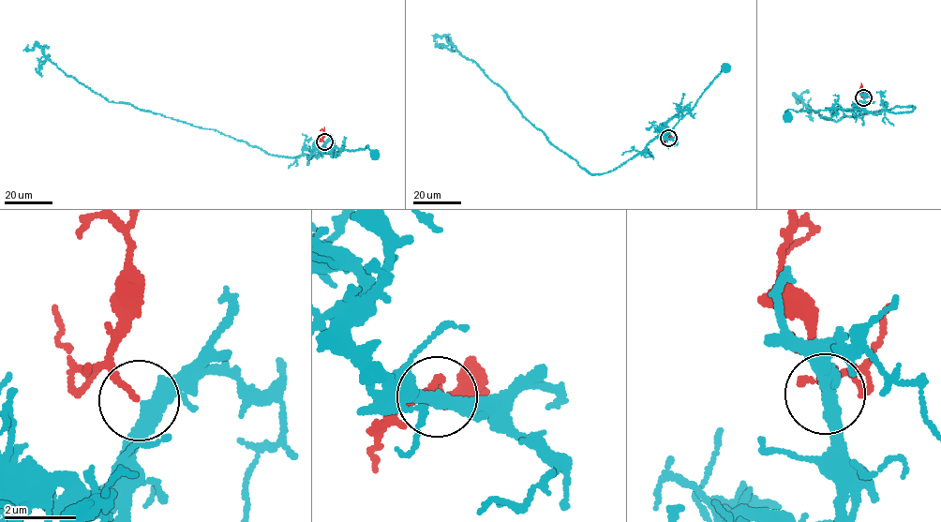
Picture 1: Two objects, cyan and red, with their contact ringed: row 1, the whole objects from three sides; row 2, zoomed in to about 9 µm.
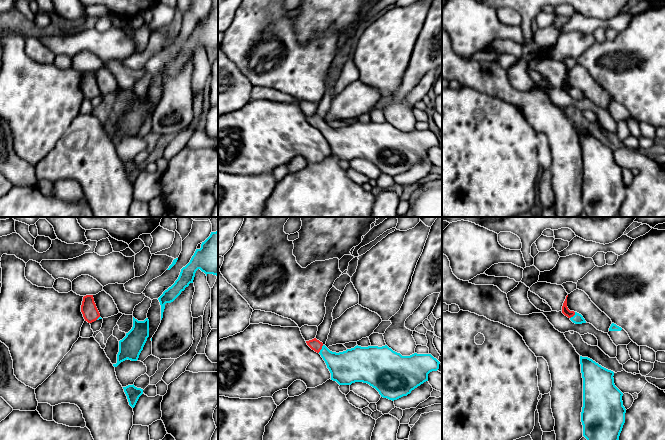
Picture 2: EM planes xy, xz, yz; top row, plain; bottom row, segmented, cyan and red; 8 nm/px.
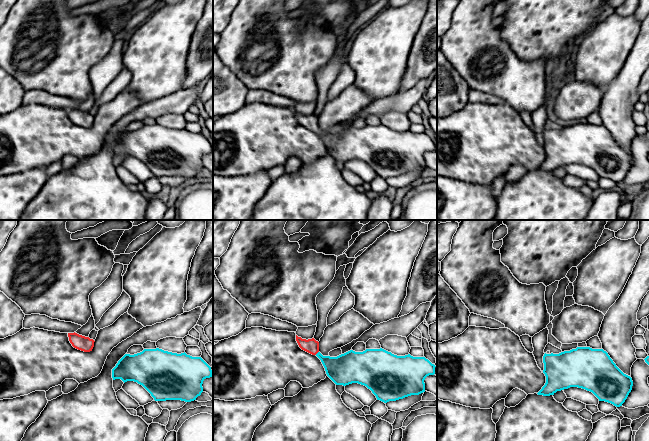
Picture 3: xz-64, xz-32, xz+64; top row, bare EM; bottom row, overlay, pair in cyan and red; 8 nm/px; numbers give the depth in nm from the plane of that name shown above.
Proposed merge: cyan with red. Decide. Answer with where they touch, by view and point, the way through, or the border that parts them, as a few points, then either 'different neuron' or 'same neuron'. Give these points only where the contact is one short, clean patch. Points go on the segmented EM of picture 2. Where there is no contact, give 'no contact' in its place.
xz (321, 349) | across xz (346, 367), (335, 362), (321, 349), (314, 344) | same neuron

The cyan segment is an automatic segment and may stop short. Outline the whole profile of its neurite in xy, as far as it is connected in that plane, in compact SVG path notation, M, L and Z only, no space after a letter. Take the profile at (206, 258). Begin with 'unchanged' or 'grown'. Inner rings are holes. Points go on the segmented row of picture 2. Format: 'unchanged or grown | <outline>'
unchanged | M218 231L210 236L196 249L190 262L181 269L175 283L158 298L161 305L161 320L166 303L173 302L190 283L193 283L196 271L200 269L206 274L218 275Z

